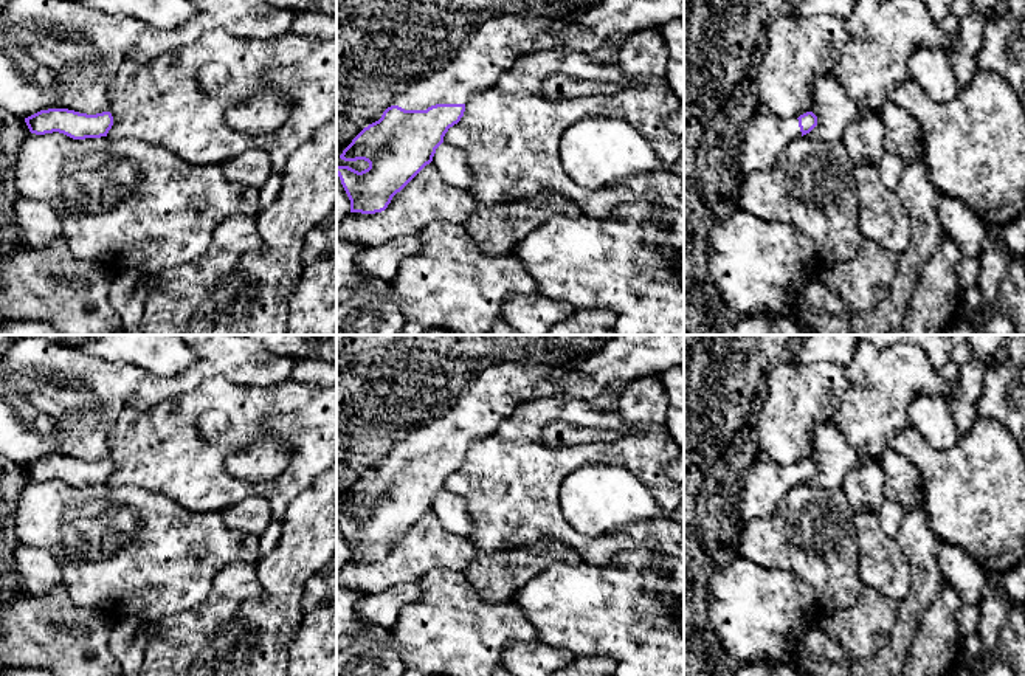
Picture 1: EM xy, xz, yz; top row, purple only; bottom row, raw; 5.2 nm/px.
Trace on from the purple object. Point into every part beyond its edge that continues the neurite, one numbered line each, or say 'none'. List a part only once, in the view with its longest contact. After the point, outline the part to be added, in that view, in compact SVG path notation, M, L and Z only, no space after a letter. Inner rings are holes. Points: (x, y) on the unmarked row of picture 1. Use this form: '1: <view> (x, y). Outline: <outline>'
1: xz (493, 394). Outline: M549 357L492 363L462 389L451 409L409 433L394 453L426 457L436 451L465 451L473 440L493 434L518 403L560 395L557 375L585 363Z

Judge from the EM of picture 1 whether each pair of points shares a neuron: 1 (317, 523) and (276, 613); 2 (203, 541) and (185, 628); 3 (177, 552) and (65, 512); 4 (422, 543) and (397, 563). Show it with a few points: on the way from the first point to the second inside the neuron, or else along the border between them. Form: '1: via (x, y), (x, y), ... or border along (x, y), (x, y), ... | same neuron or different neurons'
1: via (306, 544), (284, 571), (282, 591) | same neuron
2: border along (214, 580), (210, 594), (202, 602), (155, 620) | different neurons
3: via (149, 548), (134, 535), (100, 535), (93, 532) | same neuron
4: via (416, 549), (403, 562) | same neuron

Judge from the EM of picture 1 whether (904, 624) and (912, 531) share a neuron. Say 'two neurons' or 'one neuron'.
one neuron

